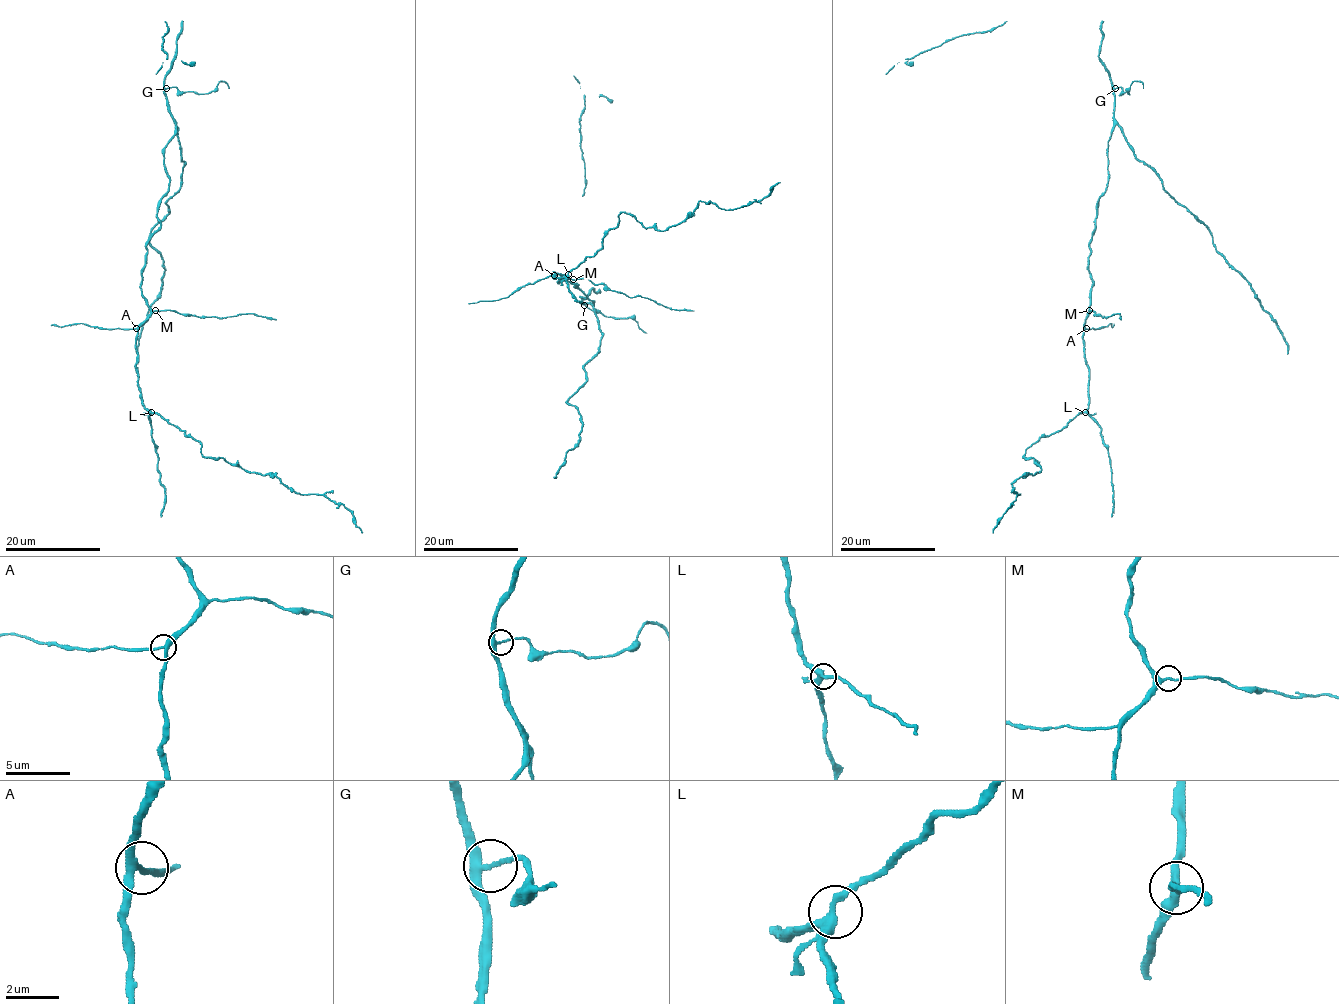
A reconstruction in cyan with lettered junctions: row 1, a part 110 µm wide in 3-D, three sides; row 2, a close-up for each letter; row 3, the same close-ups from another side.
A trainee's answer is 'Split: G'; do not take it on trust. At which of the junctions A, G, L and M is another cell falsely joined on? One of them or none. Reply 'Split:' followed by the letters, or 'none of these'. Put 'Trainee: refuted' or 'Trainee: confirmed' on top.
Trainee: confirmed
Split: G

